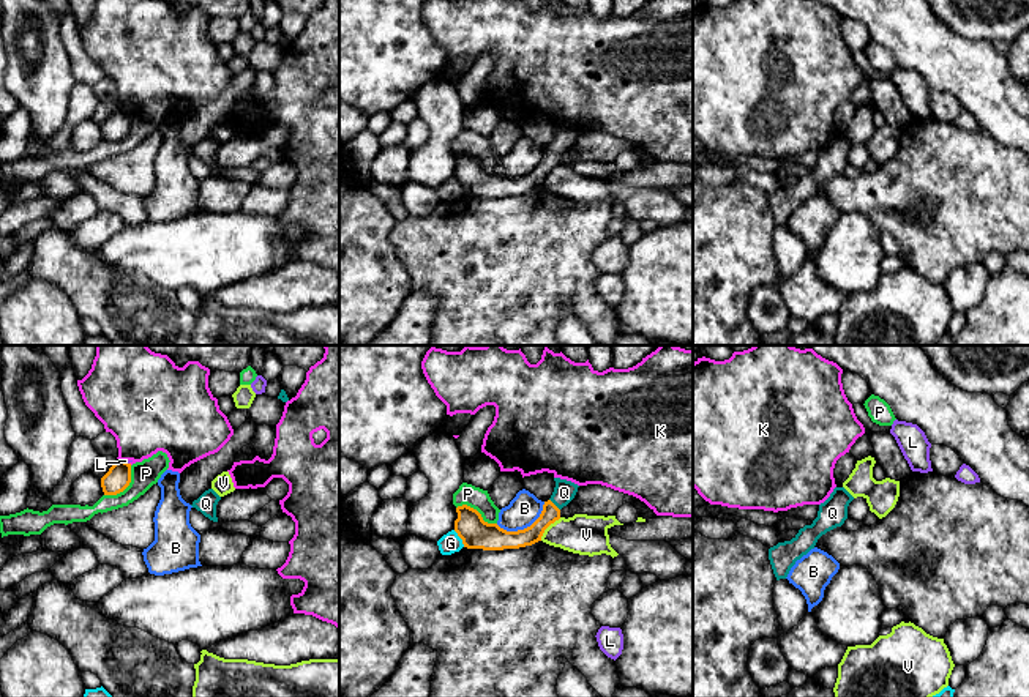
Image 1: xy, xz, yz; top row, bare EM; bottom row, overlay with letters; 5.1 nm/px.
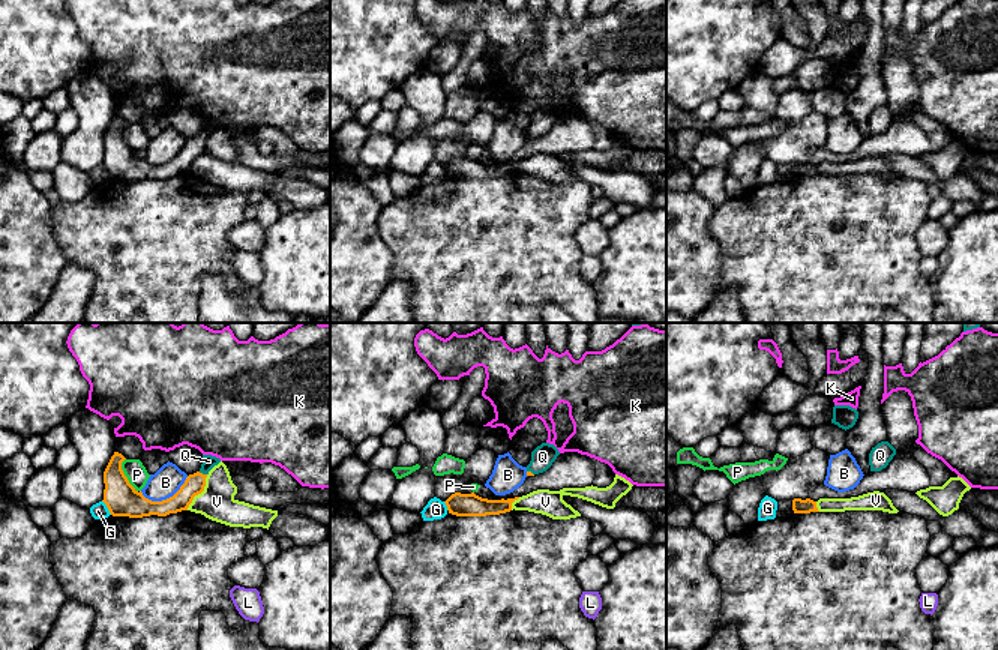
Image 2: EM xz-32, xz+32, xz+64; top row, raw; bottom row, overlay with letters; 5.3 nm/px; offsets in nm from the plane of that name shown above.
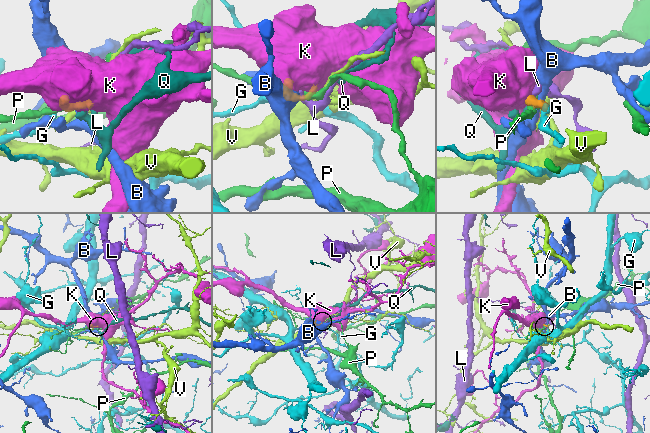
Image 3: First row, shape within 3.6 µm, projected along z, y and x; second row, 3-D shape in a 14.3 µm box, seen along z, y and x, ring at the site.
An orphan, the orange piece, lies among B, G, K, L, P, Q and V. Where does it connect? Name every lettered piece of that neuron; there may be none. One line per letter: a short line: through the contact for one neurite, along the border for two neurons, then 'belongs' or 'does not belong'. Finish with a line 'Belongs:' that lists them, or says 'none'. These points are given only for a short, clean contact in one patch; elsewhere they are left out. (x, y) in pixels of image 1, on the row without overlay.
B: xz (545, 149), (540, 161), (523, 175), (504, 177), (496, 171) | does not belong
G: xz (453, 177), (464, 193) | does not belong
K: xy (119, 106), (123, 108) | does not belong
L: xy (123, 108), (128, 111) | does not belong
P: xy (131, 112), (131, 128), (122, 137), (104, 142) | does not belong
Q: xz (531, 182), (551, 160), (554, 152), (564, 139) | belongs
V: xz (561, 164), (545, 177), (540, 186) | does not belong
Belongs: Q

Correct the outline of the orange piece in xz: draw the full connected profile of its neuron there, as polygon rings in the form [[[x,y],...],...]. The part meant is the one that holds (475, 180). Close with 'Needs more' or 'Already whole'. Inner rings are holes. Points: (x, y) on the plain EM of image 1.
[[[554,125],[556,134],[548,148],[543,151],[540,164],[527,175],[518,178],[507,178],[497,170],[488,170],[481,161],[467,153],[458,153],[458,166],[455,167],[455,178],[462,186],[467,196],[503,197],[532,192],[541,188],[544,177],[560,166],[560,156],[567,153],[578,139],[578,131]]]. Needs more

